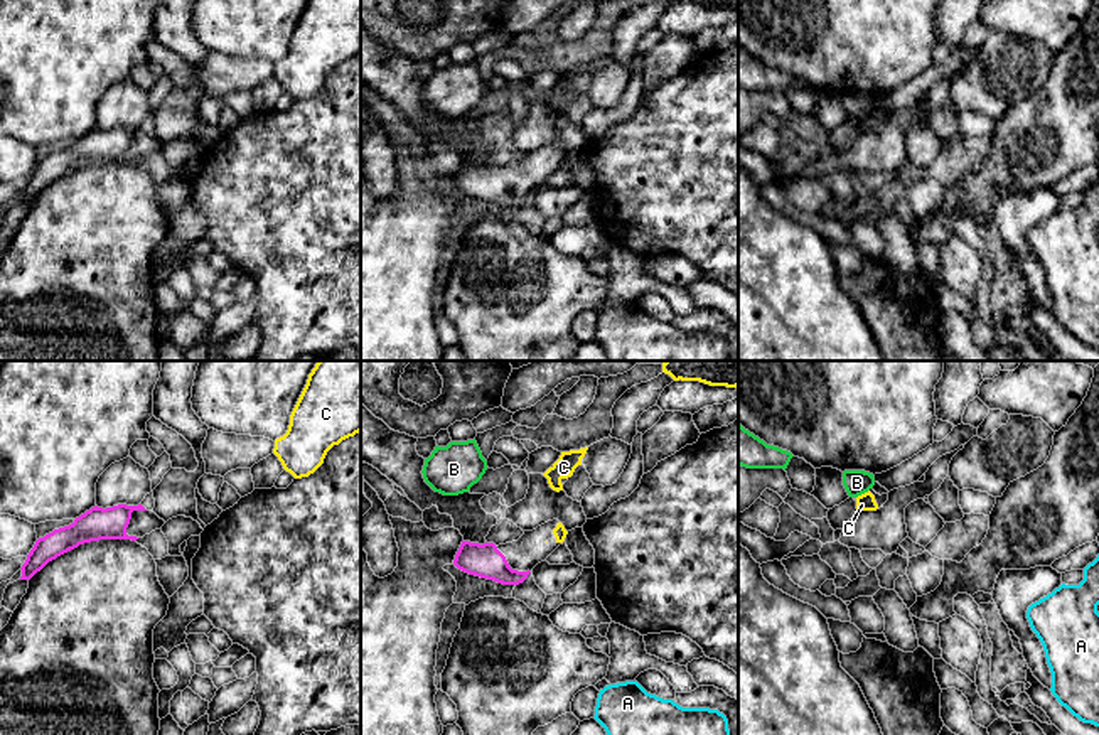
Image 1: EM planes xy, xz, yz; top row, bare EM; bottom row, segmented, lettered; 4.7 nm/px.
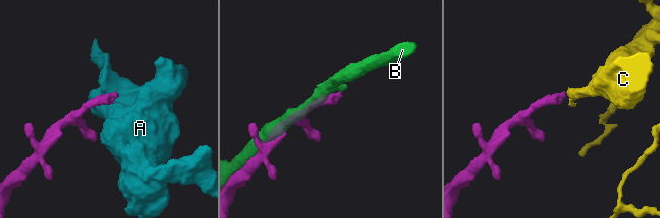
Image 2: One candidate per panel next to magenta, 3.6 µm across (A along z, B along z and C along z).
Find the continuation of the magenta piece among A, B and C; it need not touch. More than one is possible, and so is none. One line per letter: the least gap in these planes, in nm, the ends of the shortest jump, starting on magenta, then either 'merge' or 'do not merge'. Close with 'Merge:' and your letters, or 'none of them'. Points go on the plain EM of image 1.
A: gap 650 nm; span xz (521, 204), (600, 312); do not merge
B: gap 220 nm; span xz (462, 164), (457, 117); do not merge
C: gap 160 nm; span xz (528, 193), (546, 164); merge
Merge: C

